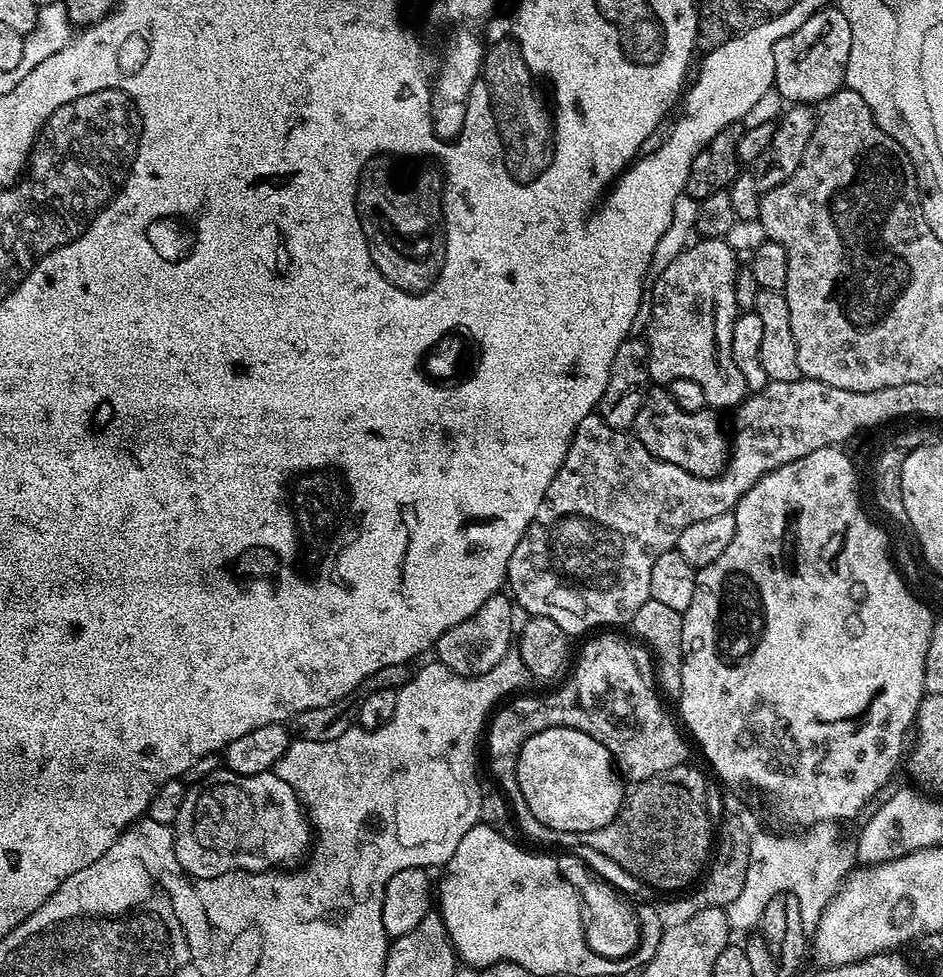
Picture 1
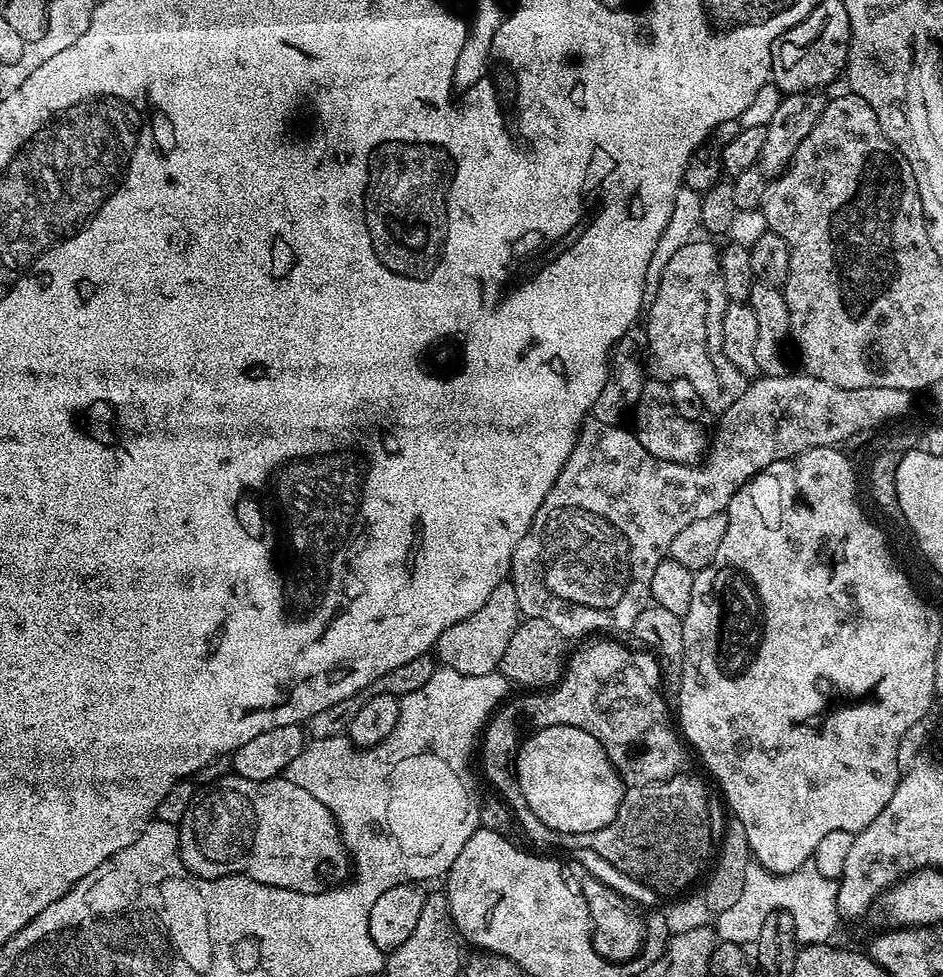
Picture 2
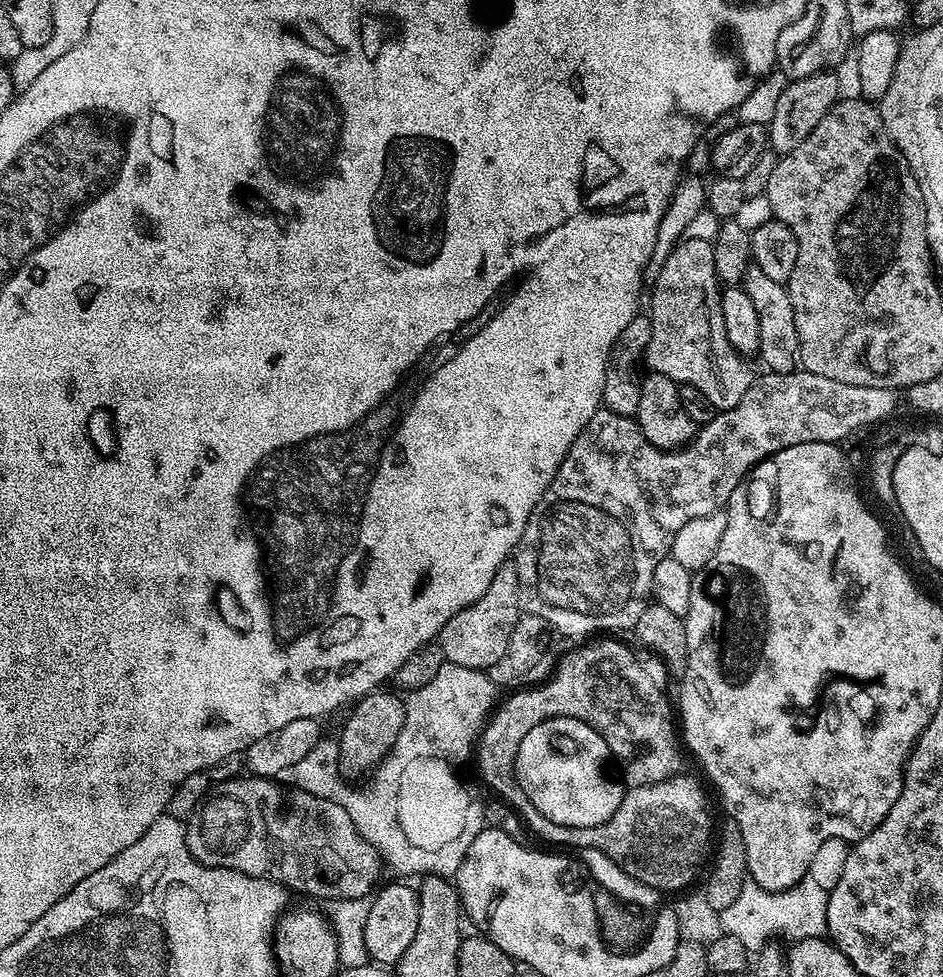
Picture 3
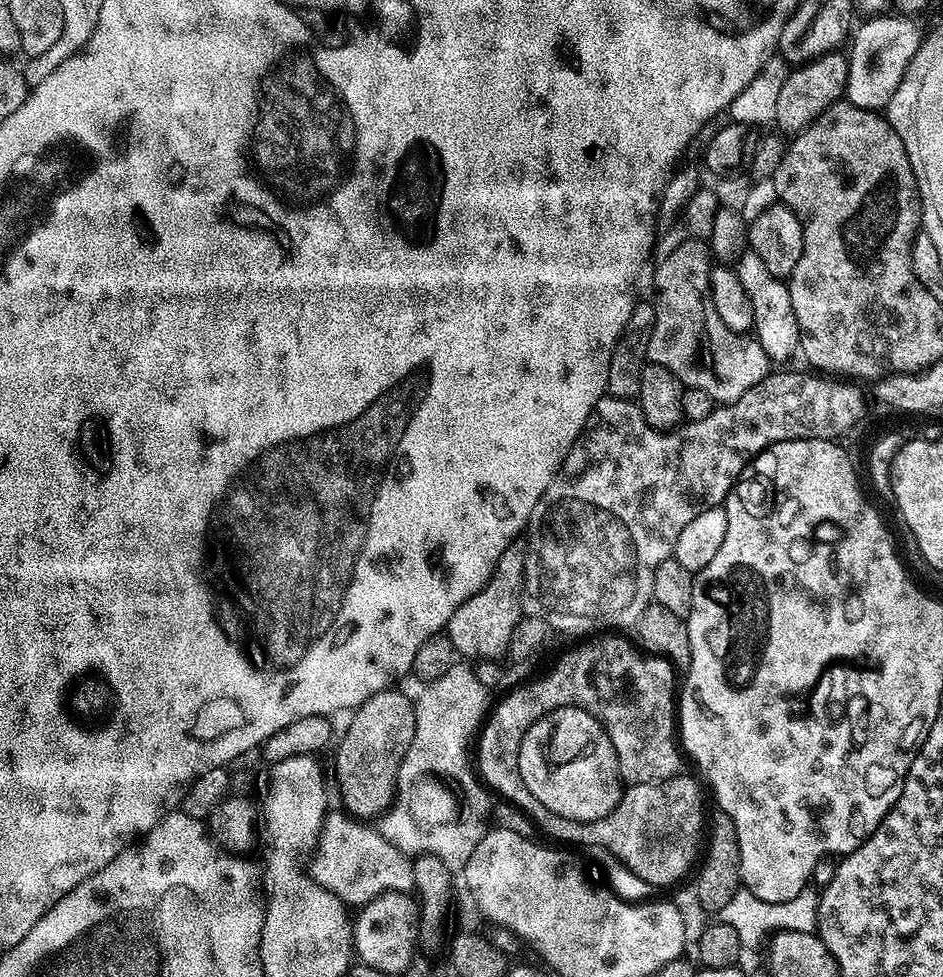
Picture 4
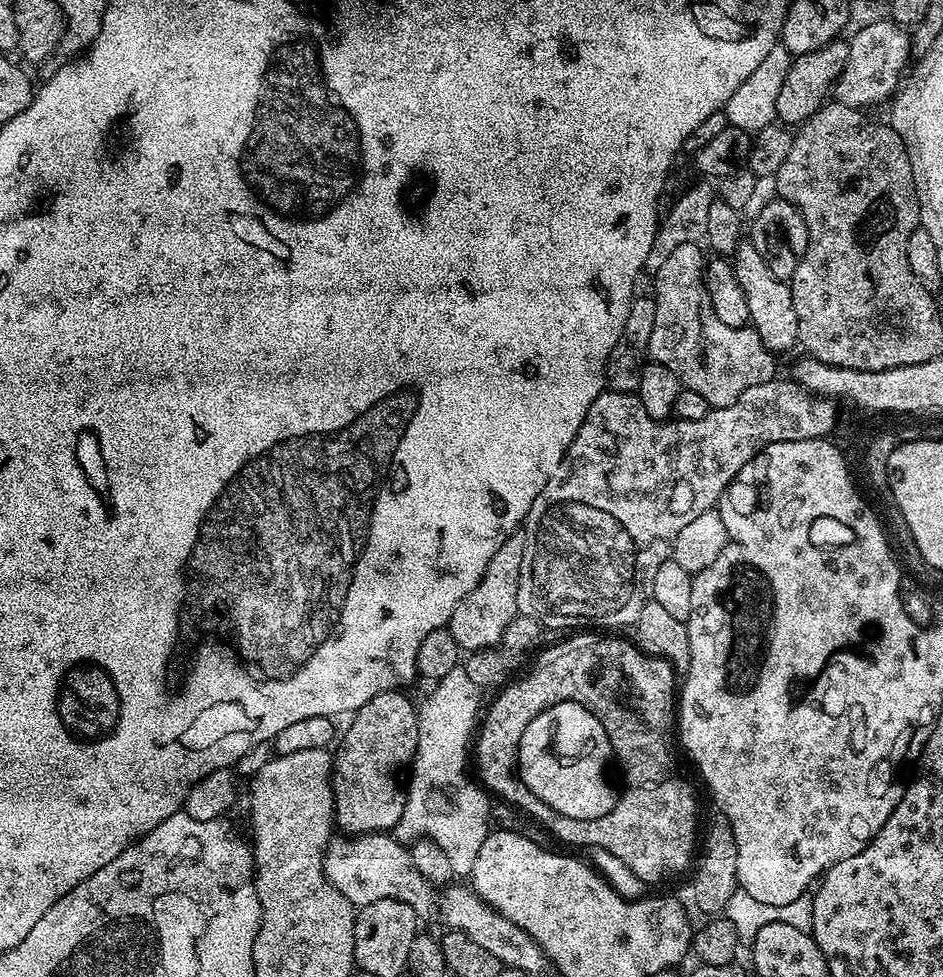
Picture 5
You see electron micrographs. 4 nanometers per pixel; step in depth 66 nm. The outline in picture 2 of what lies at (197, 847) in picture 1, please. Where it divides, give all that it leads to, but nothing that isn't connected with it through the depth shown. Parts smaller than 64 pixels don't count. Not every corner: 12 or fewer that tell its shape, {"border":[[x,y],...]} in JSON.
{"border":[[287,778],[197,787],[180,860],[318,892],[350,872],[332,812]]}

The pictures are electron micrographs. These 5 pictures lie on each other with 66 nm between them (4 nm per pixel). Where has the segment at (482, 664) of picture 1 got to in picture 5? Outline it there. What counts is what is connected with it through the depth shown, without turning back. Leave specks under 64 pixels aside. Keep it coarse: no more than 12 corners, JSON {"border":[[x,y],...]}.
{"border":[[517,530],[448,619],[465,653],[495,648],[518,615]]}

